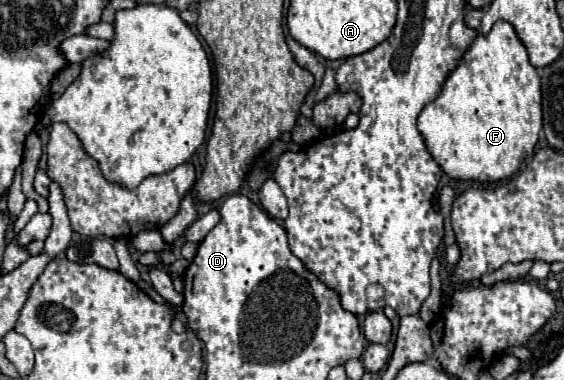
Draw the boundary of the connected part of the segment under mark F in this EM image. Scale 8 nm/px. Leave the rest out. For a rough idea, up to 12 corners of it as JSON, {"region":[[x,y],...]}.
{"region":[[509,21],[473,39],[417,129],[449,177],[535,149],[541,79]]}

